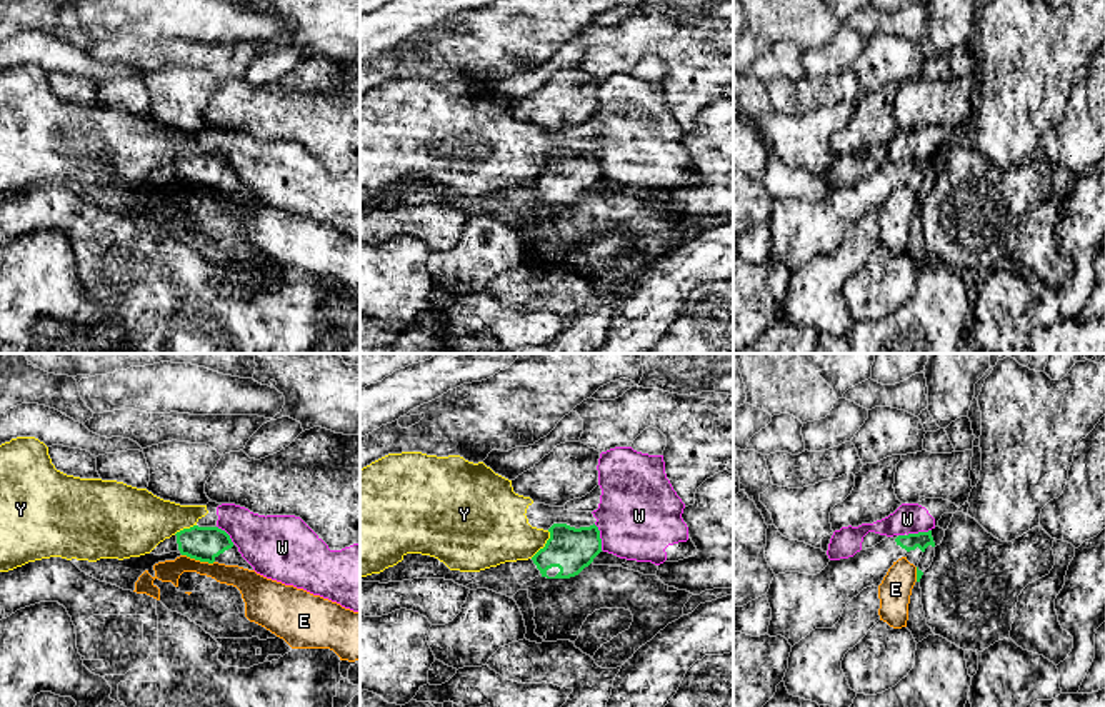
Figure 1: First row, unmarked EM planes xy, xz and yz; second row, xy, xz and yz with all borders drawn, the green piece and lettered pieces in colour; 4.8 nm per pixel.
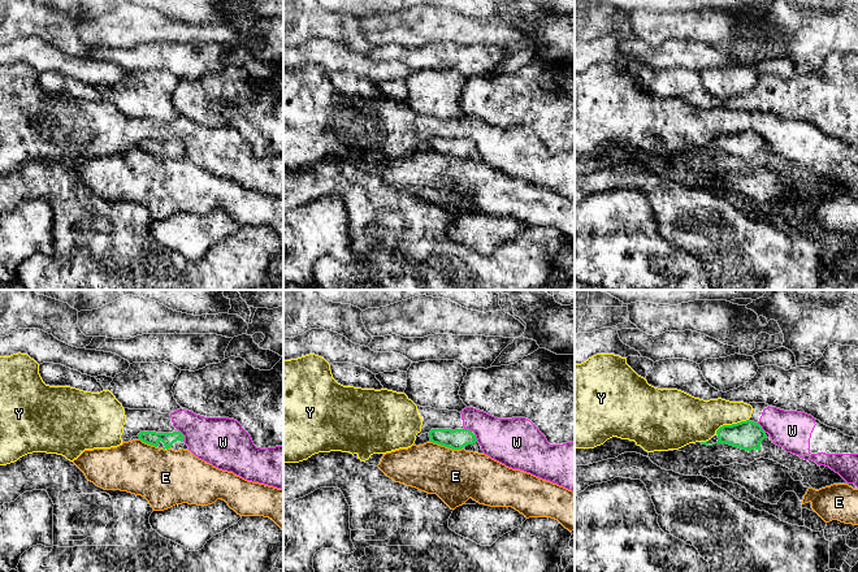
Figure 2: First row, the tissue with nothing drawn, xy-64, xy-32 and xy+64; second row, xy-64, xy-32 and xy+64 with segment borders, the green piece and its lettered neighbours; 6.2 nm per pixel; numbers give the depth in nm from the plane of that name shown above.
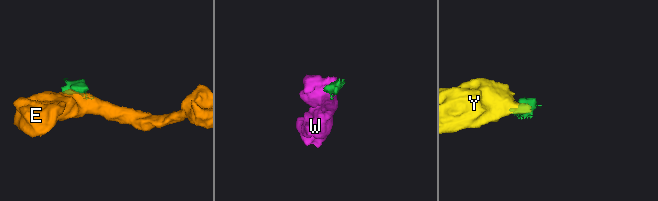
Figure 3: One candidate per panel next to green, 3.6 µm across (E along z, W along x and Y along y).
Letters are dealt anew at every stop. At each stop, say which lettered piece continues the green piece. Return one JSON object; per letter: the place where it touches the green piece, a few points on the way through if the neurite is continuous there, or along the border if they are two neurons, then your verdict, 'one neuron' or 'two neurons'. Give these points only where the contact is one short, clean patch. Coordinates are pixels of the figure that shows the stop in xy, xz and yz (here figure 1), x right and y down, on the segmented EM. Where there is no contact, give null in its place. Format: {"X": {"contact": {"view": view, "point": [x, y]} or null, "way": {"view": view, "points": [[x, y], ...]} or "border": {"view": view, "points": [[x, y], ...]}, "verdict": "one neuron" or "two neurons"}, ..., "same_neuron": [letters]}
{"E": {"contact": {"view": "xy", "point": [199, 559]}, "border": {"view": "xy", "points": [[182, 554], [214, 562]]}, "verdict": "two neurons"}, "W": {"contact": {"view": "xz", "point": [599, 537]}, "border": {"view": "xz", "points": [[594, 524], [600, 534], [602, 549]]}, "verdict": "two neurons"}, "Y": {"contact": {"view": "xz", "point": [545, 546]}, "border": {"view": "xz", "points": [[549, 531], [547, 542], [530, 557]]}, "verdict": "two neurons"}, "same_neuron": []}

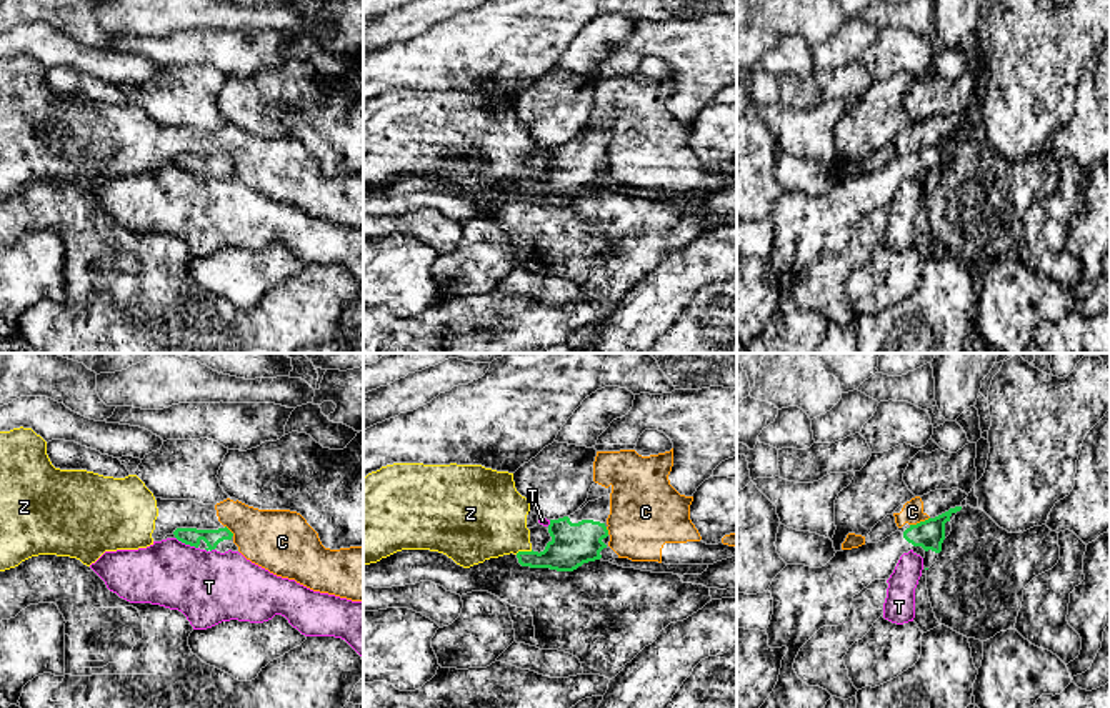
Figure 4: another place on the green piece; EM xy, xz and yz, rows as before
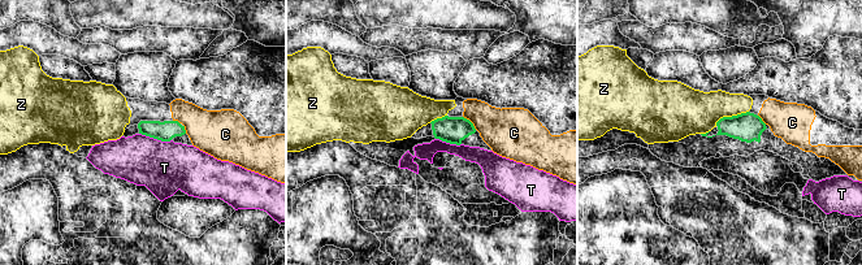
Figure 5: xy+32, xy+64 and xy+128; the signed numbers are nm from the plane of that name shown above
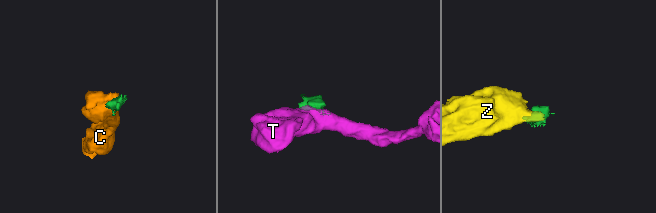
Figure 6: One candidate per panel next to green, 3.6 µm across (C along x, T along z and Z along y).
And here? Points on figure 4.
{"C": {"contact": {"view": "yz", "point": [920, 522]}, "border": {"view": "yz", "points": [[929, 517], [910, 525]]}, "verdict": "two neurons"}, "T": {"contact": {"view": "xy", "point": [187, 543]}, "border": {"view": "xy", "points": [[175, 537], [197, 548]]}, "verdict": "two neurons"}, "Z": {"contact": {"view": "xz", "point": [524, 552]}, "border": {"view": "xz", "points": [[532, 550], [519, 550], [515, 553]]}, "verdict": "two neurons"}, "same_neuron": []}

